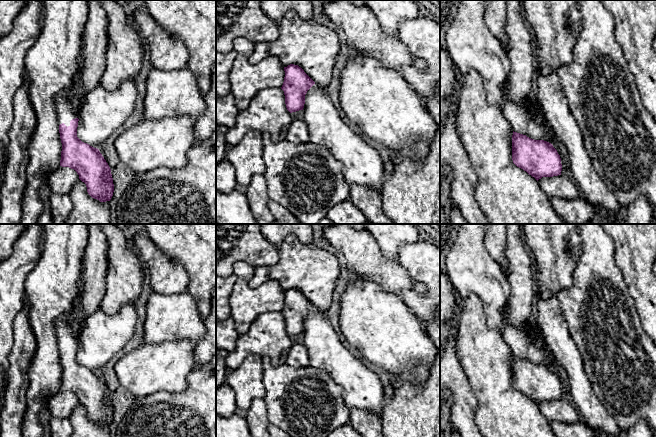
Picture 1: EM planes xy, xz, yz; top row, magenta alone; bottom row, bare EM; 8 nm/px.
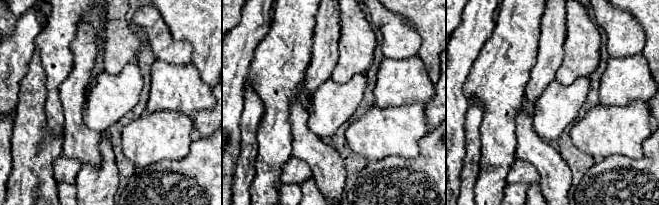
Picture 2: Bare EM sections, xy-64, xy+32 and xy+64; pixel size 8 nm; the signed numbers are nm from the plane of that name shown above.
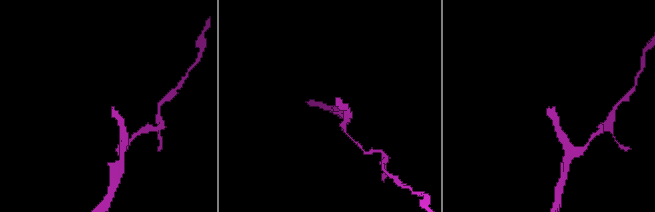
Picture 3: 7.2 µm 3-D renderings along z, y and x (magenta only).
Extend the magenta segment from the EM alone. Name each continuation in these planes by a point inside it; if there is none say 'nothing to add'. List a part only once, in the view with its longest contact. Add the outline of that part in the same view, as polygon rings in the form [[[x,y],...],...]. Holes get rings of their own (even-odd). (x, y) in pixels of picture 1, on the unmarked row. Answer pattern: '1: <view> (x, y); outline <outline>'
1: yz (486, 359); outline [[[469,294],[467,297],[462,298],[462,306],[463,306],[463,310],[460,317],[458,334],[456,337],[456,352],[457,352],[457,357],[459,359],[461,368],[469,381],[470,387],[478,403],[478,407],[475,413],[475,422],[477,426],[479,427],[479,430],[481,431],[483,436],[484,437],[555,437],[555,435],[553,434],[551,430],[550,423],[542,416],[538,405],[534,401],[529,399],[526,395],[517,391],[513,387],[513,384],[512,384],[513,353],[511,351],[511,348],[508,346],[508,344],[502,337],[501,333],[498,330],[490,328],[487,325],[485,311],[484,311],[484,304],[479,298],[479,296],[475,294]]]

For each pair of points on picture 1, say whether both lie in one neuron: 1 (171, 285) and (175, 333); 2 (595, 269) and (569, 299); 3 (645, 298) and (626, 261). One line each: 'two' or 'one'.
1: two
2: one
3: one

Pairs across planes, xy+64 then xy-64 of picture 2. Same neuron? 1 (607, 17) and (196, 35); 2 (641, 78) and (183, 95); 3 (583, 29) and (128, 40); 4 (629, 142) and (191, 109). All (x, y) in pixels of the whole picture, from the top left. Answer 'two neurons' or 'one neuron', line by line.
1: two neurons
2: one neuron
3: one neuron
4: two neurons

